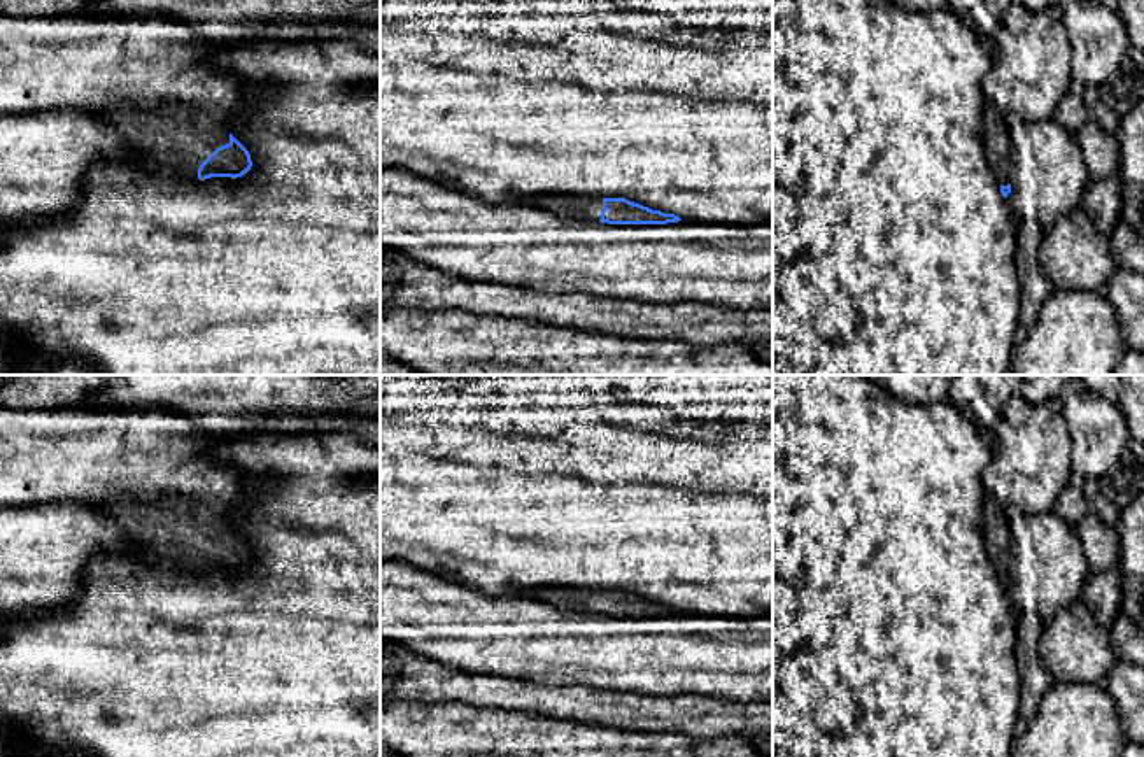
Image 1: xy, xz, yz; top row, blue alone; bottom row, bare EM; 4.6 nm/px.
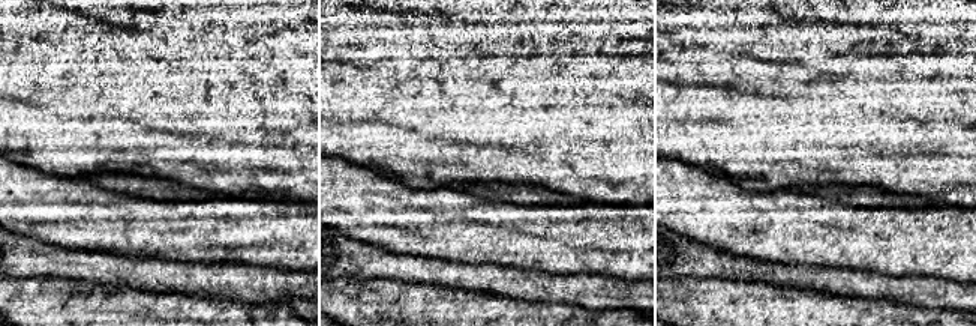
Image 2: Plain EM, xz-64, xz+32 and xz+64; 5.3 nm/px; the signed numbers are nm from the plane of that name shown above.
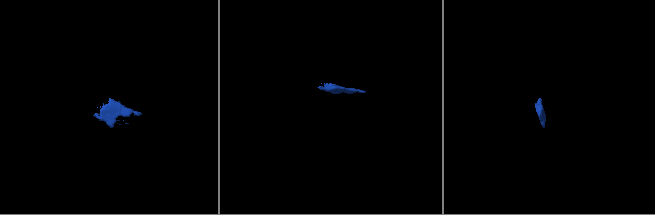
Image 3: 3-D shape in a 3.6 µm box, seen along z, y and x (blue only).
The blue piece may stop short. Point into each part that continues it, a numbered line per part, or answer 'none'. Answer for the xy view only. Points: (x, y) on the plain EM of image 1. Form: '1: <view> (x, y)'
1: xy (174, 530)

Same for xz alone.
1: xz (579, 600)

